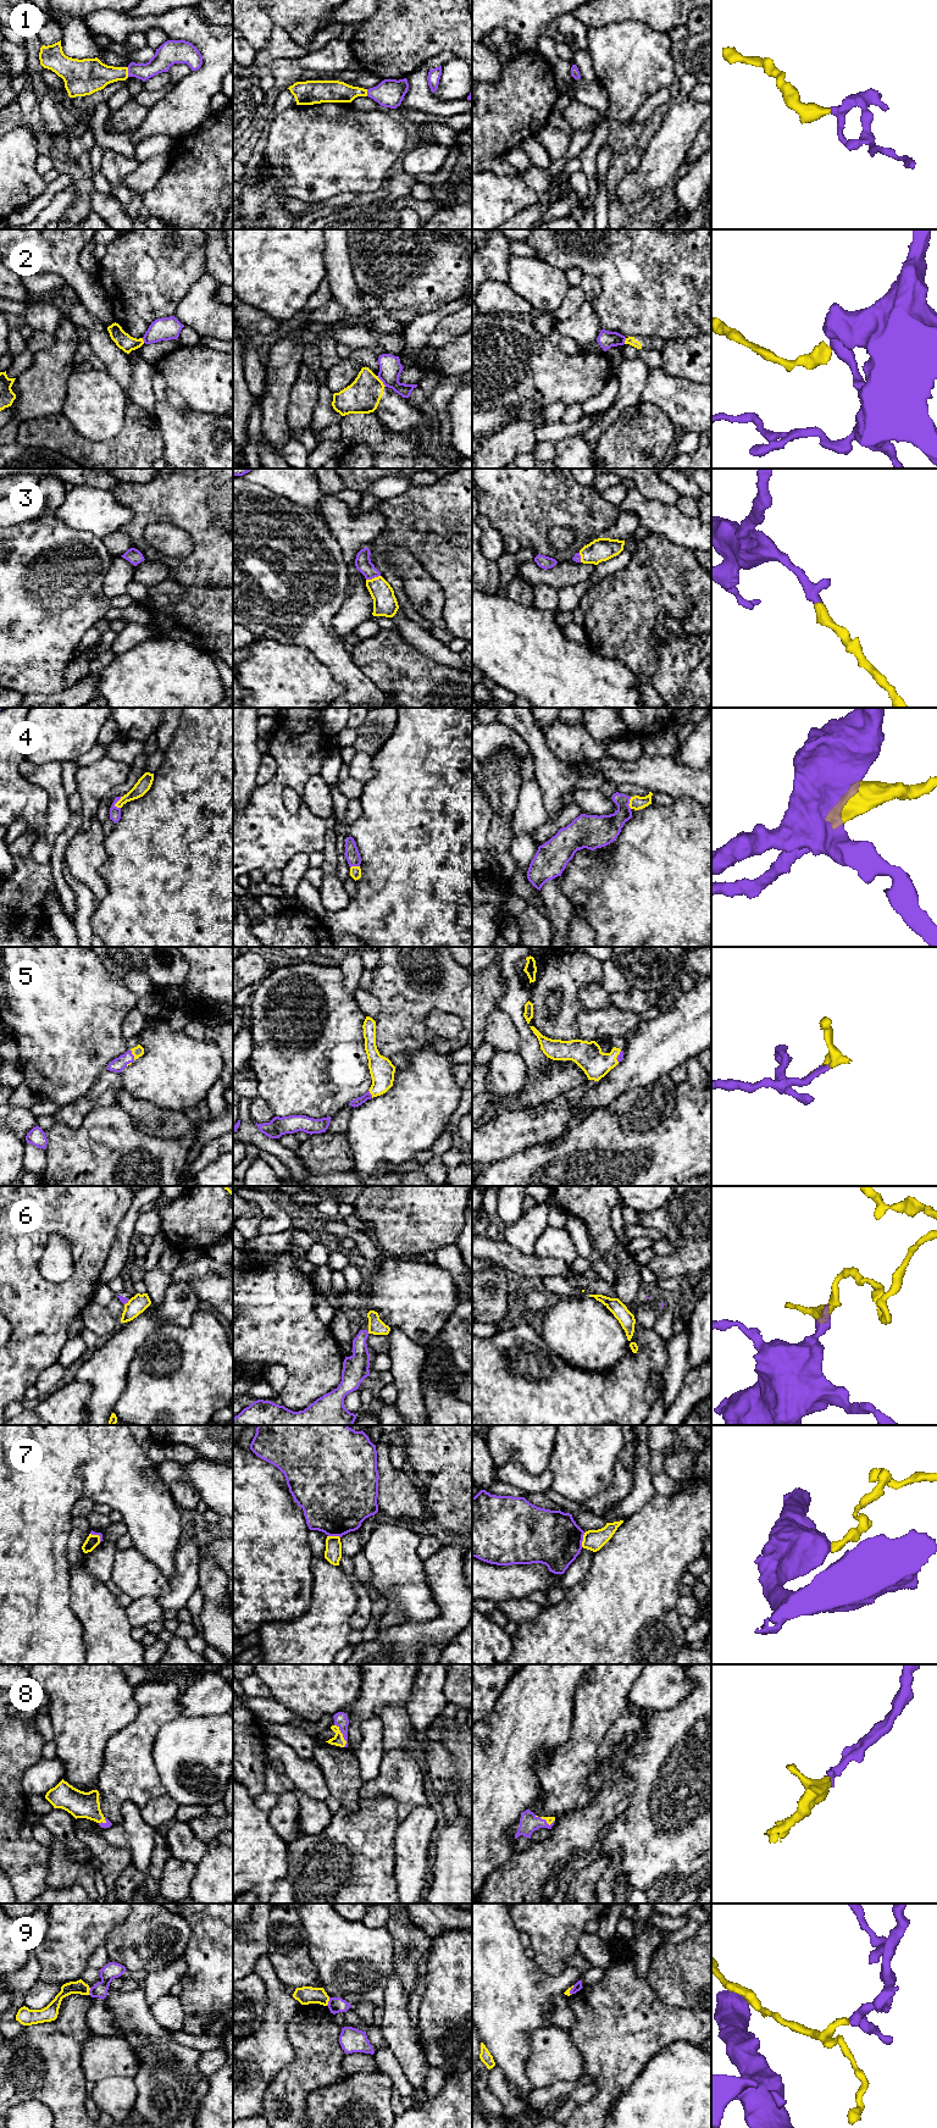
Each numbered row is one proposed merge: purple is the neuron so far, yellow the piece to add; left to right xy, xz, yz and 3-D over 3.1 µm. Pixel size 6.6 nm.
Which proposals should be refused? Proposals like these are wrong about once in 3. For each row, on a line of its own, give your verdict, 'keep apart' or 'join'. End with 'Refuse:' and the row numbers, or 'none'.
1: join
2: keep apart
3: join
4: join
5: join
6: keep apart
7: keep apart
8: join
9: keep apart
Refuse: 2, 6, 7, 9

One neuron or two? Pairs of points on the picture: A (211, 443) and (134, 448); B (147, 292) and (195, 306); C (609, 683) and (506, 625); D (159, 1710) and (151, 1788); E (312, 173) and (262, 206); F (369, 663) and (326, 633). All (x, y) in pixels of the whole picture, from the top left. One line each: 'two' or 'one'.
A: two
B: two
C: one
D: one
E: two
F: two

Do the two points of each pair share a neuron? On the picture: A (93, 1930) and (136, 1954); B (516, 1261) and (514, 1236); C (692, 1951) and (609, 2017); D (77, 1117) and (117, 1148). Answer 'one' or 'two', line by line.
A: two
B: two
C: two
D: two

